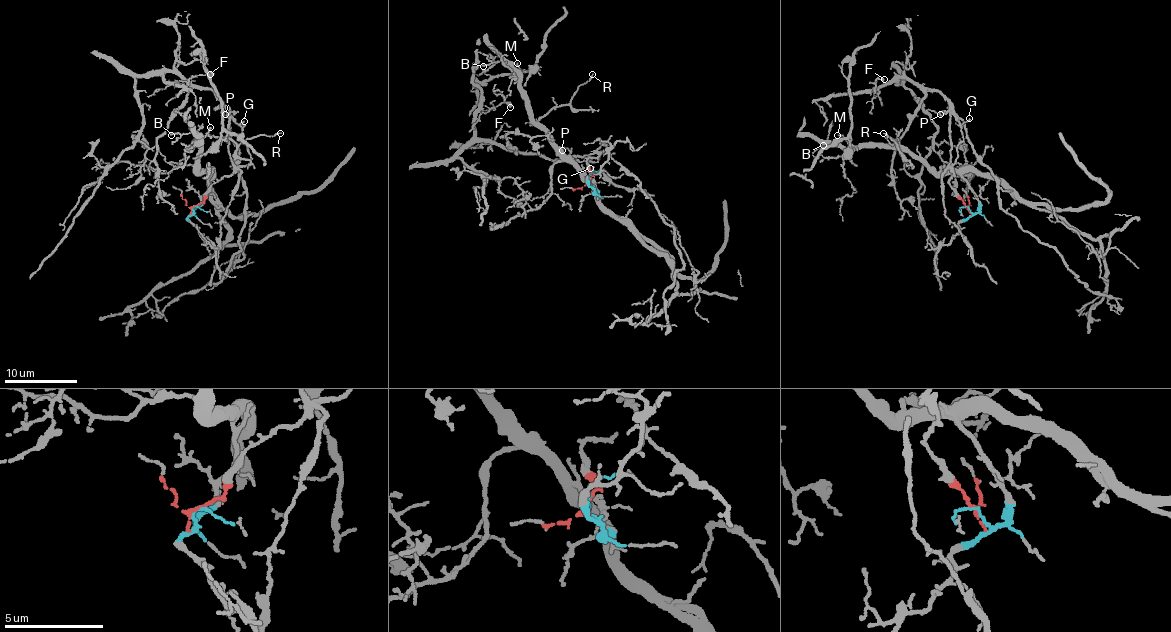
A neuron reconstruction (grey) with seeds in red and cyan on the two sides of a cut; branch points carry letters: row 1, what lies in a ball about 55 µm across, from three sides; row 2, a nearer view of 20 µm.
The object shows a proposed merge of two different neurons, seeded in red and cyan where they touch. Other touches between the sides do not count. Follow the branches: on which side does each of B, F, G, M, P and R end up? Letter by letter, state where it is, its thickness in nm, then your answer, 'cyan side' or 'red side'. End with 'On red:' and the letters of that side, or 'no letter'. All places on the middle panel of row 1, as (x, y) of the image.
B: (483, 66) | 140 nm | cyan side
F: (510, 107) | 360 nm | red side
G: (590, 168) | 130 nm | red side
M: (517, 63) | 130 nm | cyan side
P: (562, 150) | 130 nm | red side
R: (592, 74) | 140 nm | cyan side
On red: F, G, P

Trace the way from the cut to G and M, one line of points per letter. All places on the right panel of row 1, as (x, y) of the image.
G: (967, 208), (949, 181), (955, 175), (951, 165), (958, 152), (956, 146), (964, 139), (961, 125), (969, 117)
M: (967, 208), (972, 212), (979, 208), (977, 197), (955, 173), (938, 173), (893, 148), (851, 147), (837, 134)

